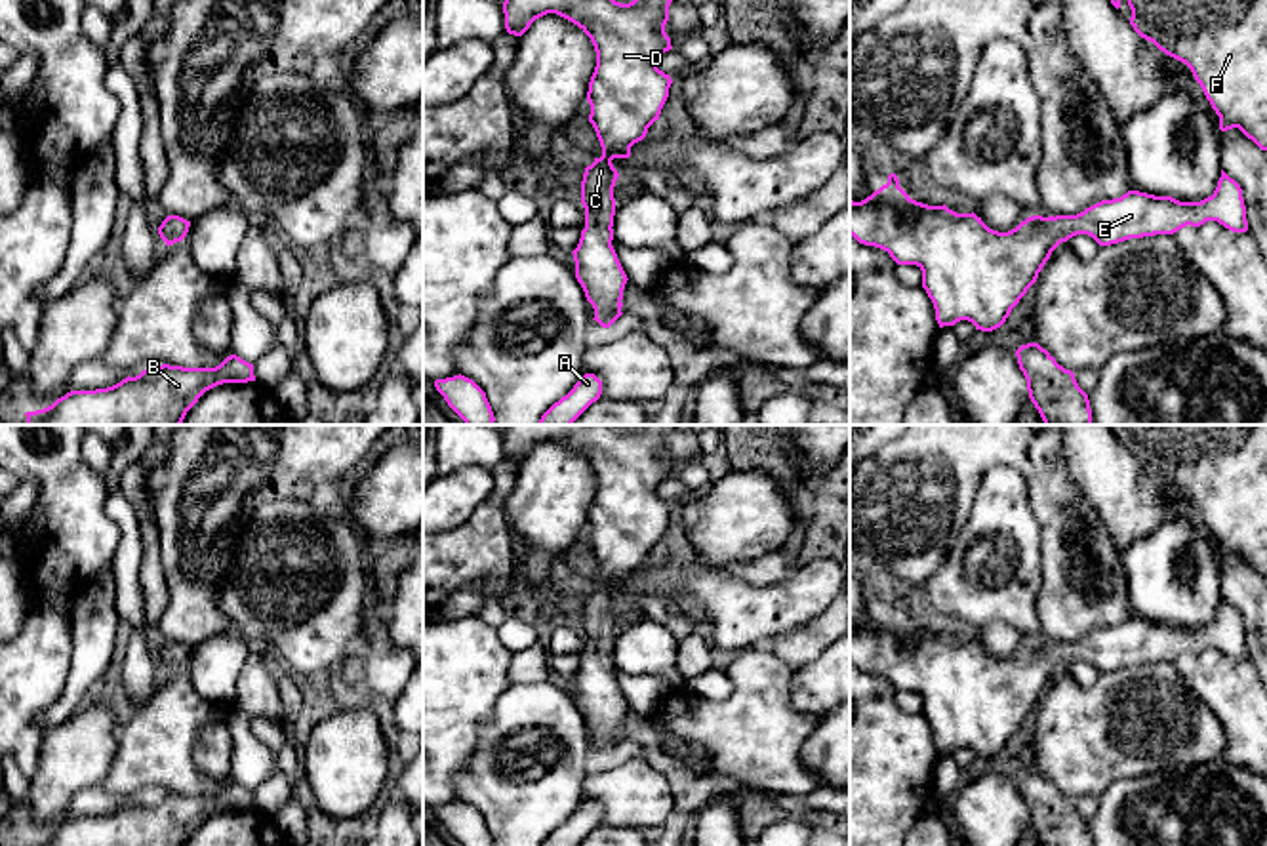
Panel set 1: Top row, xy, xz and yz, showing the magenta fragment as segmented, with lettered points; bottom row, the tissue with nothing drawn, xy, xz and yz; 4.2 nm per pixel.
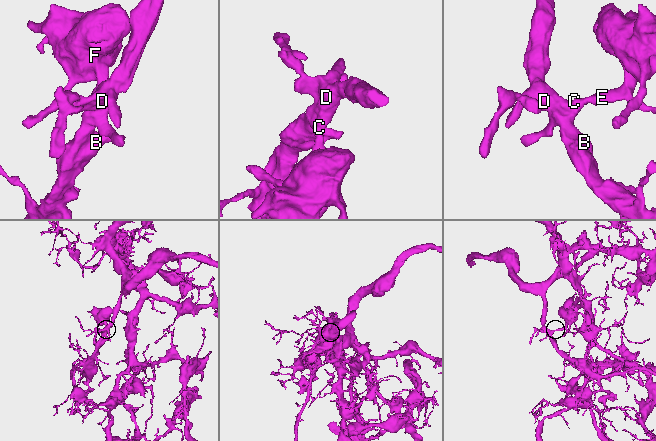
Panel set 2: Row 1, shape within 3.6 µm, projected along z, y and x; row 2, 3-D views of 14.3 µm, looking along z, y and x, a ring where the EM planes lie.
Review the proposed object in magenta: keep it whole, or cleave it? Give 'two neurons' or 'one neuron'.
one neuron

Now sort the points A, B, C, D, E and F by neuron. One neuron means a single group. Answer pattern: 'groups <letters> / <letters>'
groups A B C D E F

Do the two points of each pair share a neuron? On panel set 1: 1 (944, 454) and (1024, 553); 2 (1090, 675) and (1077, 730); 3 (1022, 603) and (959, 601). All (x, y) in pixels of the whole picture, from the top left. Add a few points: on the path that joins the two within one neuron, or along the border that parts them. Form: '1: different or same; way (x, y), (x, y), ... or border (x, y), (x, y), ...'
1: different; border (1010, 465), (993, 465), (984, 475), (957, 534)
2: different; border (1064, 669), (1081, 686), (1088, 686), (1102, 673)
3: same; way (1006, 601), (974, 601)

